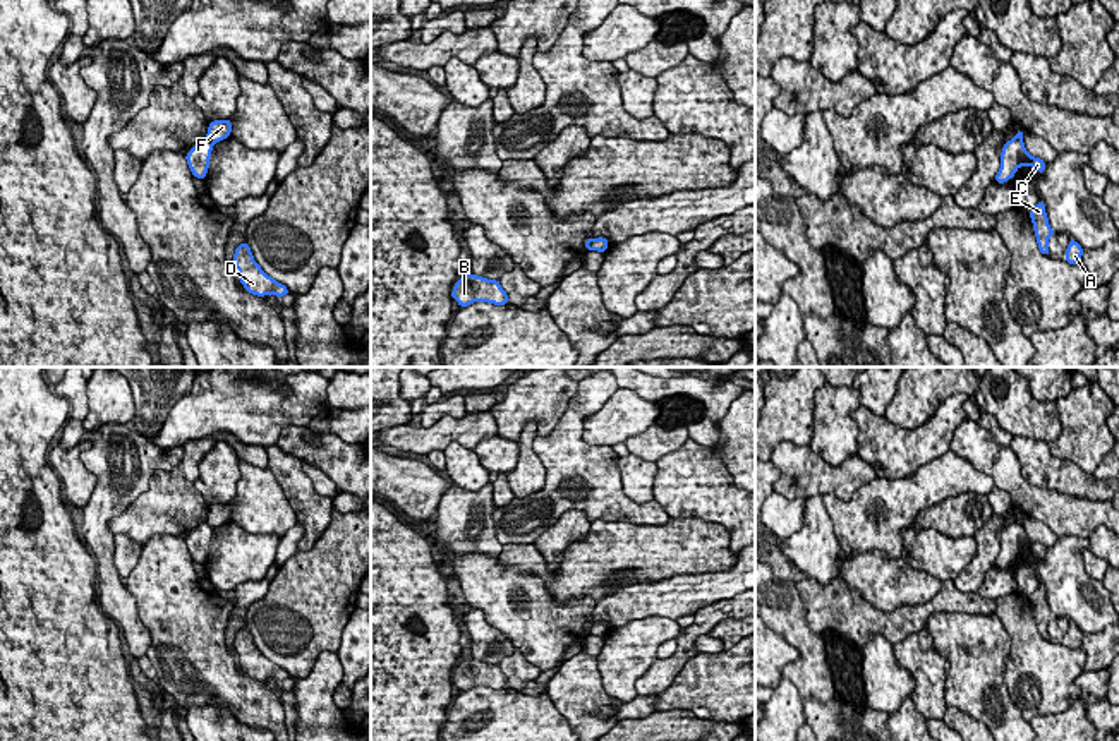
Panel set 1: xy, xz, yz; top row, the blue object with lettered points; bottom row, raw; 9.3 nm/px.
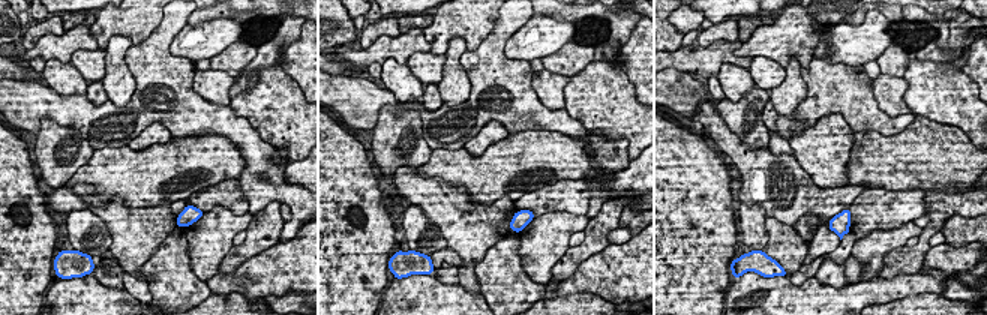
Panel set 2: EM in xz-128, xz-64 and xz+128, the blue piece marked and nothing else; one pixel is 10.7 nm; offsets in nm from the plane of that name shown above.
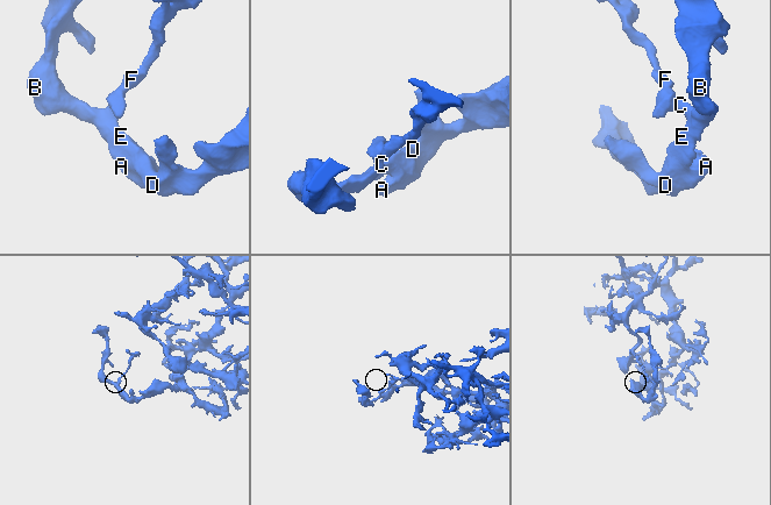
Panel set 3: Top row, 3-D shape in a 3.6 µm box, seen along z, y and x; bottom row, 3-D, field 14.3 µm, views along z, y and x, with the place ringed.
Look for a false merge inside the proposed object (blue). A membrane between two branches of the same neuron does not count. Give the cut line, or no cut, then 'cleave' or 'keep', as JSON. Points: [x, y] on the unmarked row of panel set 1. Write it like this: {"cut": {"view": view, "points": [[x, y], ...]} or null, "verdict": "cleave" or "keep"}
{"cut": {"view": "xy", "points": [[206, 522], [211, 529]]}, "verdict": "cleave"}

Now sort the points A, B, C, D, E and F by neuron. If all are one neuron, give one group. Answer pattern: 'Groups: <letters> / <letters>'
Groups: A B C D E / F

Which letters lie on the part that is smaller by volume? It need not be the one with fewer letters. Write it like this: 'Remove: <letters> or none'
Remove: F

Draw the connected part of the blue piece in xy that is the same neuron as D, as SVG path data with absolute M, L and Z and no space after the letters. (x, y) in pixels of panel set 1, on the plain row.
M247 626L240 628L235 633L233 648L239 654L240 667L249 678L257 681L264 681L269 678L283 681L290 678L285 669L278 667L261 654L261 650L254 645L254 640Z

